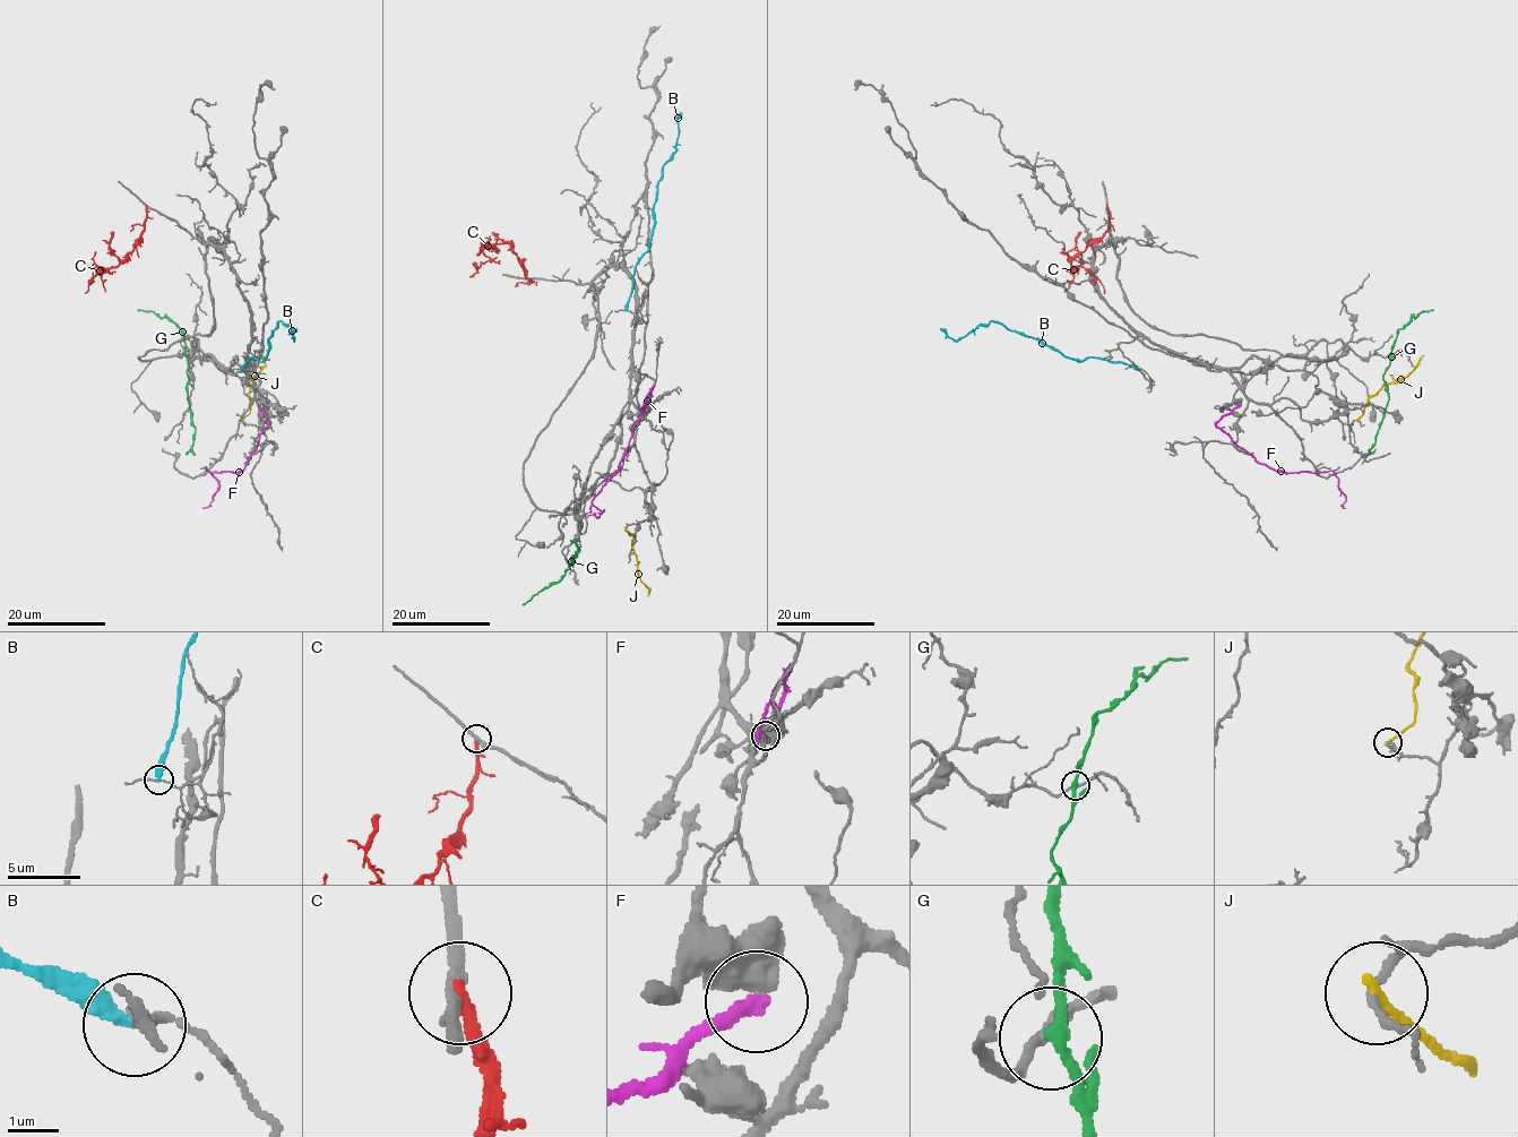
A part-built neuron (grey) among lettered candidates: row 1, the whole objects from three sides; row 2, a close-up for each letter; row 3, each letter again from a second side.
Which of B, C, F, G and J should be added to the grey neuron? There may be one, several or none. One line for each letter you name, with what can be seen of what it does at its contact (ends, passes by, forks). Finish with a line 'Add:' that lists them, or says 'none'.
Add: none

